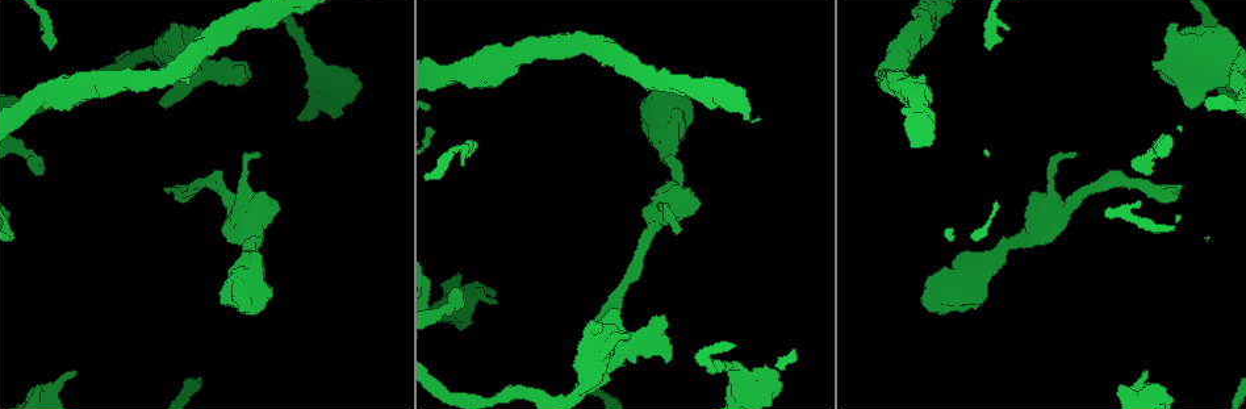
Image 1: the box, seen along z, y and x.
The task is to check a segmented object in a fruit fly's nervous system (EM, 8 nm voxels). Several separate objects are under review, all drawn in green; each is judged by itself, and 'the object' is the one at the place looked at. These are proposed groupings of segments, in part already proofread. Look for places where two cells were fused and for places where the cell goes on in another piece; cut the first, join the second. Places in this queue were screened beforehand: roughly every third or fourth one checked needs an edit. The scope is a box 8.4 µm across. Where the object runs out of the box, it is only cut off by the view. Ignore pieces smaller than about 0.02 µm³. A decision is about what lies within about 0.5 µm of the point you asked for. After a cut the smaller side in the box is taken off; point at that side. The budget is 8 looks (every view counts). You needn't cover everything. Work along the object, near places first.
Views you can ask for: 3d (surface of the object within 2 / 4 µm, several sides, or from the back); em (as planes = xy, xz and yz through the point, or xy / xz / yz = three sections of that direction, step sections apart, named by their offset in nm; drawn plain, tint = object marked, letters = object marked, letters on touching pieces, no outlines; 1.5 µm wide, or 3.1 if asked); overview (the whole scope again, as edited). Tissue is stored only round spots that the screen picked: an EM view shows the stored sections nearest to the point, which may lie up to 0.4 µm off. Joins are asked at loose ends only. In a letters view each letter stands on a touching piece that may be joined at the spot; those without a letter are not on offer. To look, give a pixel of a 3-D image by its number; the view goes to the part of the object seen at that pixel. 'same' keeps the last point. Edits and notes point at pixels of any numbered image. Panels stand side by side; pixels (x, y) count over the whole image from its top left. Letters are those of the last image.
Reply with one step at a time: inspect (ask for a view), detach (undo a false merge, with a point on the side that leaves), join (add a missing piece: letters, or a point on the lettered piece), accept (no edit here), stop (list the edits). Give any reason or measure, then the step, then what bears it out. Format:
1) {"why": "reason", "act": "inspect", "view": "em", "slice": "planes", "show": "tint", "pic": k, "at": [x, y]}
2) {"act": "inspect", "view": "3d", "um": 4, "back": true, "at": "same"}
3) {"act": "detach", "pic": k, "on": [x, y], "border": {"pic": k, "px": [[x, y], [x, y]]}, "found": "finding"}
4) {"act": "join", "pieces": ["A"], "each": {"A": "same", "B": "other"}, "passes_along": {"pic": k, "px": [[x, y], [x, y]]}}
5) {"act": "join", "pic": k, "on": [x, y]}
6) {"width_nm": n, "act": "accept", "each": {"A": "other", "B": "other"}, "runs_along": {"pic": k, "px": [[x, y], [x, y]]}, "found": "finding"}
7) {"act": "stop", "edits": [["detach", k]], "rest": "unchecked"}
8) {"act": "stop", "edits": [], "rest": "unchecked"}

{"why": "branch stops here", "act": "inspect", "view": "3d", "um": 2, "pic": 1, "at": [74, 372]}

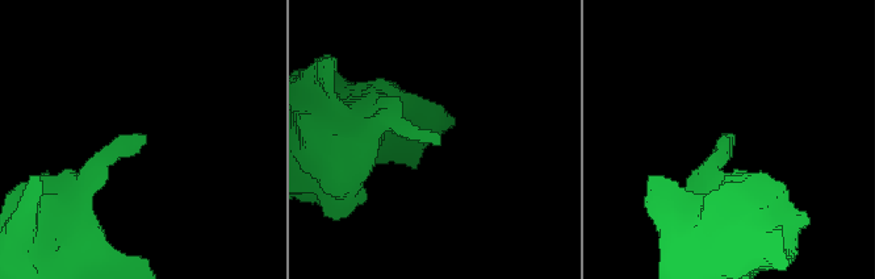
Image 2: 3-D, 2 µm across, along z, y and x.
{"why": "shape alone is not enough", "act": "inspect", "view": "em", "slice": "planes", "show": "letters", "pic": 2, "at": [731, 134]}

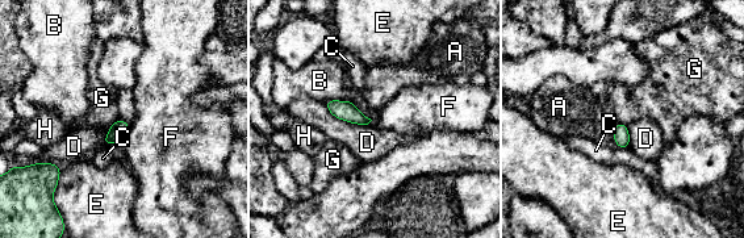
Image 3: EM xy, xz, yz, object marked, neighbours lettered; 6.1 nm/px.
{"longest_contact_nm": ["D", 300], "act": "accept", "each": {"A": "other", "B": "other", "C": "other", "D": "other", "E": "other", "F": "other", "G": "other", "H": "other"}, "border": {"pic": 3, "px": [[324, 104], [337, 117], [367, 125]]}, "found": "none of them fits"}

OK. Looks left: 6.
{"why": "an open end", "act": "inspect", "view": "em", "slice": "yz", "step": 4, "show": "tint", "pic": 1, "at": [164, 189]}

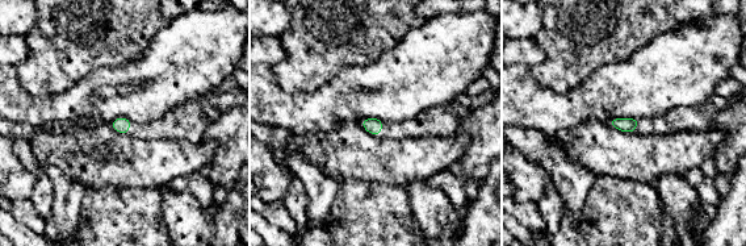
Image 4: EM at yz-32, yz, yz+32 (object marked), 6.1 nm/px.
{"act": "inspect", "view": "em", "slice": "planes", "show": "letters", "at": "same"}

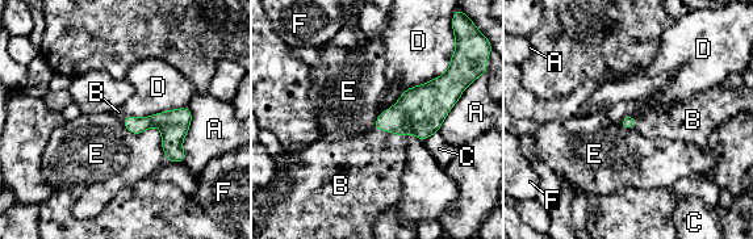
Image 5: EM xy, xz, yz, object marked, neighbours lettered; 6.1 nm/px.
{"act": "join", "pieces": ["B"], "each": {"A": "other", "B": "same", "C": "other", "D": "other", "E": "other", "F": "other"}, "passes_along": {"pic": 5, "px": [[421, 109], [390, 130], [369, 164]]}, "found": "the cell continues"}

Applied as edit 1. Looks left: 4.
{"act": "stop", "edits": [["join", 5]], "rest": "unchecked"}

